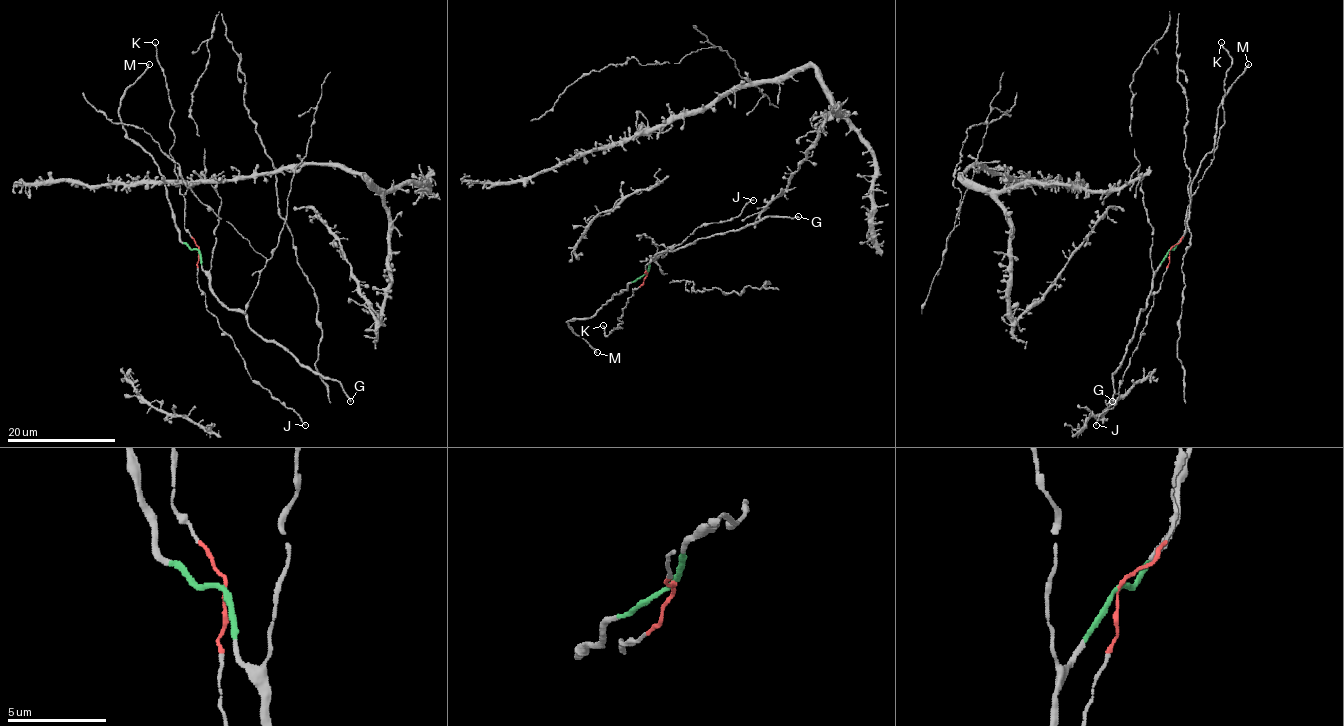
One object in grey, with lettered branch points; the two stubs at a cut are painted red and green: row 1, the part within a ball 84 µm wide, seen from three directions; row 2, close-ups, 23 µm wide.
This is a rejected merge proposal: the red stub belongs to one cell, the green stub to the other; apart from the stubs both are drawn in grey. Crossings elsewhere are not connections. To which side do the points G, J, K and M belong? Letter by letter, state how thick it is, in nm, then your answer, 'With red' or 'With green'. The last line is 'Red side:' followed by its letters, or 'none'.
G: Thickness 280 nm. With green
J: Thickness 170 nm. With red
K: Thickness 140 nm. With red
M: Thickness 200 nm. With green
Red side: J, K

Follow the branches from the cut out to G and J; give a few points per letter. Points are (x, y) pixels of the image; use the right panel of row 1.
G: (1170, 249), (1153, 278), (1153, 287), (1144, 309), (1138, 316), (1138, 324), (1121, 363), (1112, 374), (1112, 401)
J: (1170, 249), (1161, 289), (1154, 295), (1154, 305), (1138, 348), (1130, 359), (1116, 404), (1106, 409), (1096, 424)

